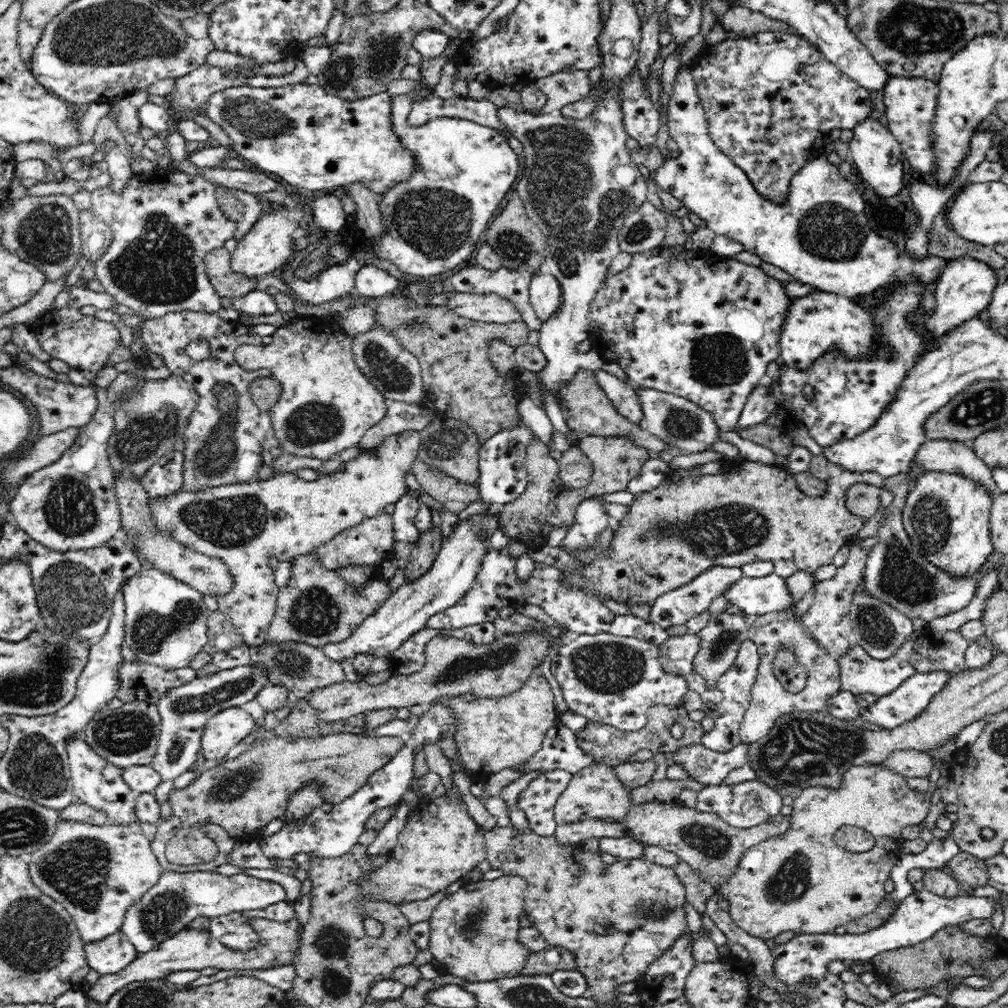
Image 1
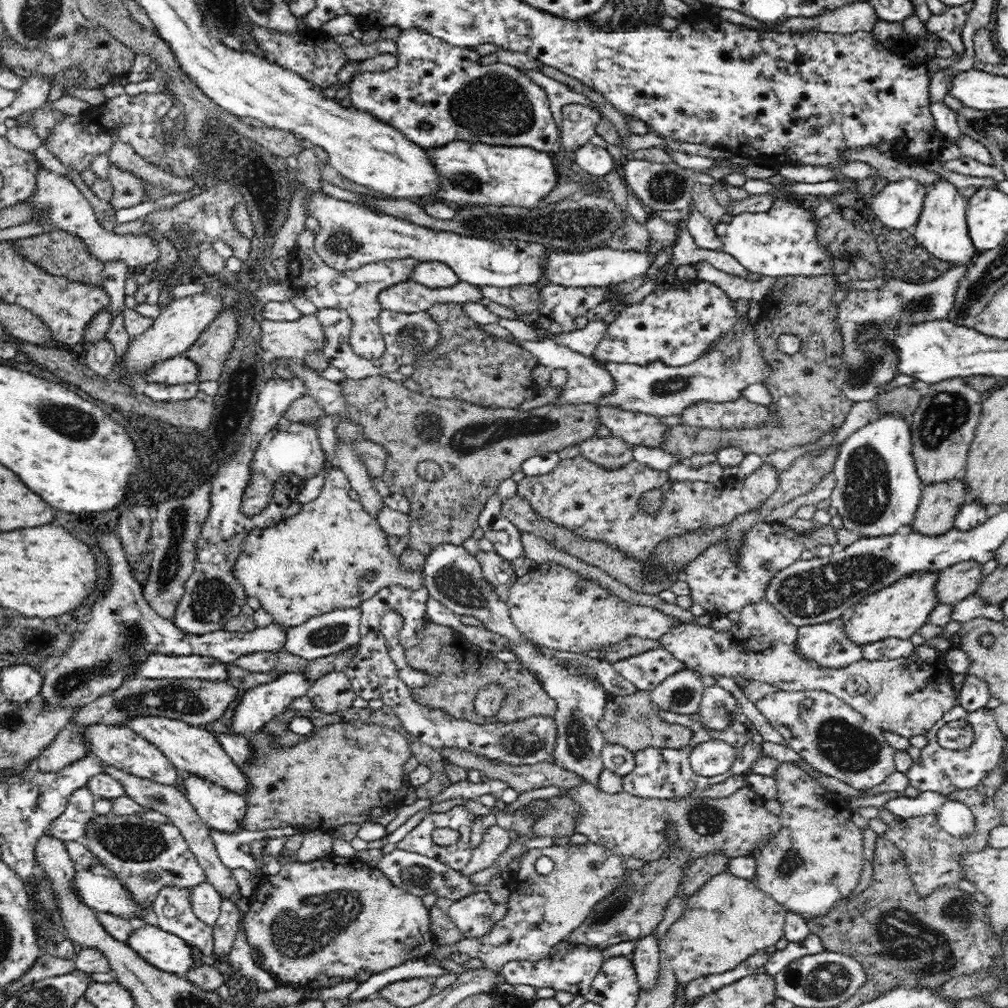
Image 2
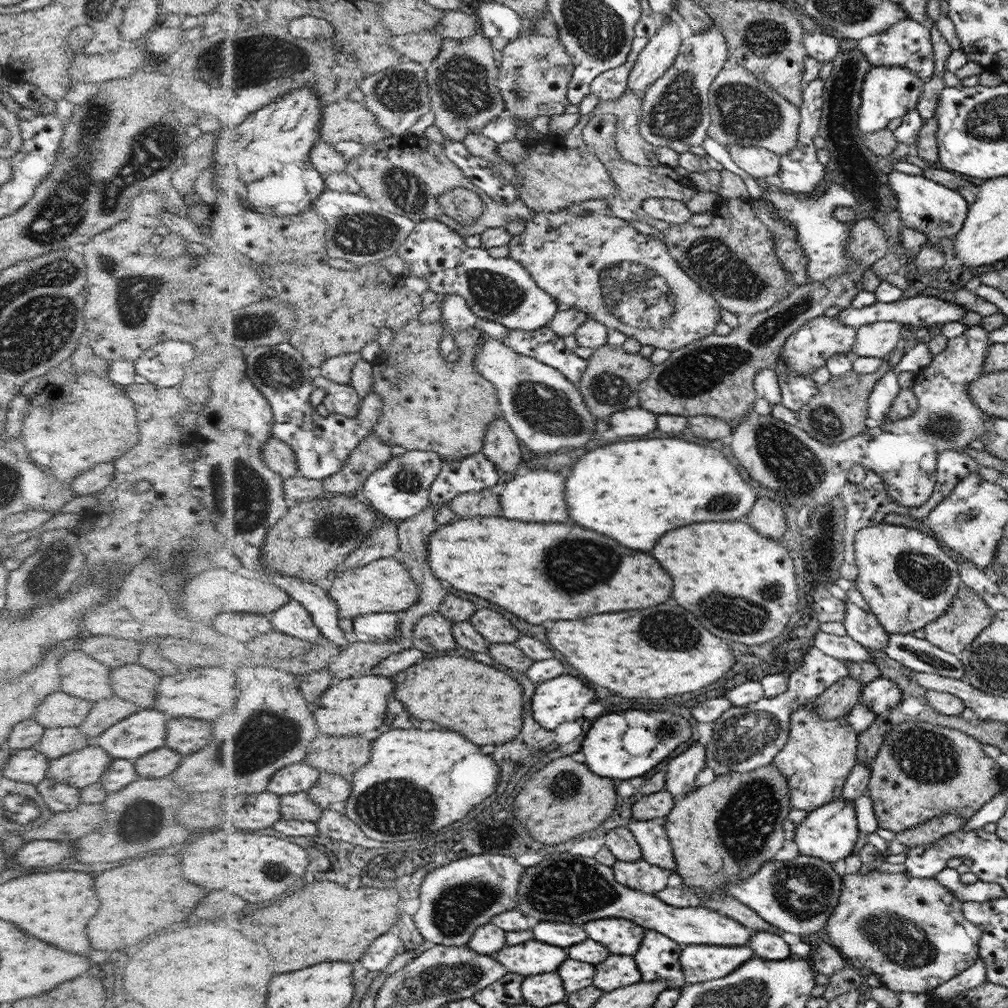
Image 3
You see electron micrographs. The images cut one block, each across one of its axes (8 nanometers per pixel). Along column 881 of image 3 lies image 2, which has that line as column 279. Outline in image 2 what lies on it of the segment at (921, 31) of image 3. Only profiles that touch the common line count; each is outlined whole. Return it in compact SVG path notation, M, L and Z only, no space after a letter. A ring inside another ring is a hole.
M253 24L252 35L262 51L266 60L276 63L278 66L299 74L321 87L328 87L338 82L338 70L346 61L345 52L336 42L335 37L320 29L302 28L294 31L280 32L270 30Z

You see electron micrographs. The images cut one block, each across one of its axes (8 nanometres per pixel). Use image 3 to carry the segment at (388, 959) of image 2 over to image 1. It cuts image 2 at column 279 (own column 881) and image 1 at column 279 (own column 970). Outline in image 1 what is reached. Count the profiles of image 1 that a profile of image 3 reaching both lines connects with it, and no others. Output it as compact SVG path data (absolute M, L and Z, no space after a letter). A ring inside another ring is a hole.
M259 917L249 920L249 925L256 931L259 938L253 947L237 949L224 946L219 940L210 936L209 931L203 932L190 927L168 938L155 949L140 954L128 966L116 974L101 975L100 978L85 993L85 1000L94 999L102 1004L125 986L136 981L175 978L183 972L200 971L206 967L219 970L260 970L282 966L294 962L299 956L299 946L302 940L303 925L298 919L290 917L286 920L268 921Z

